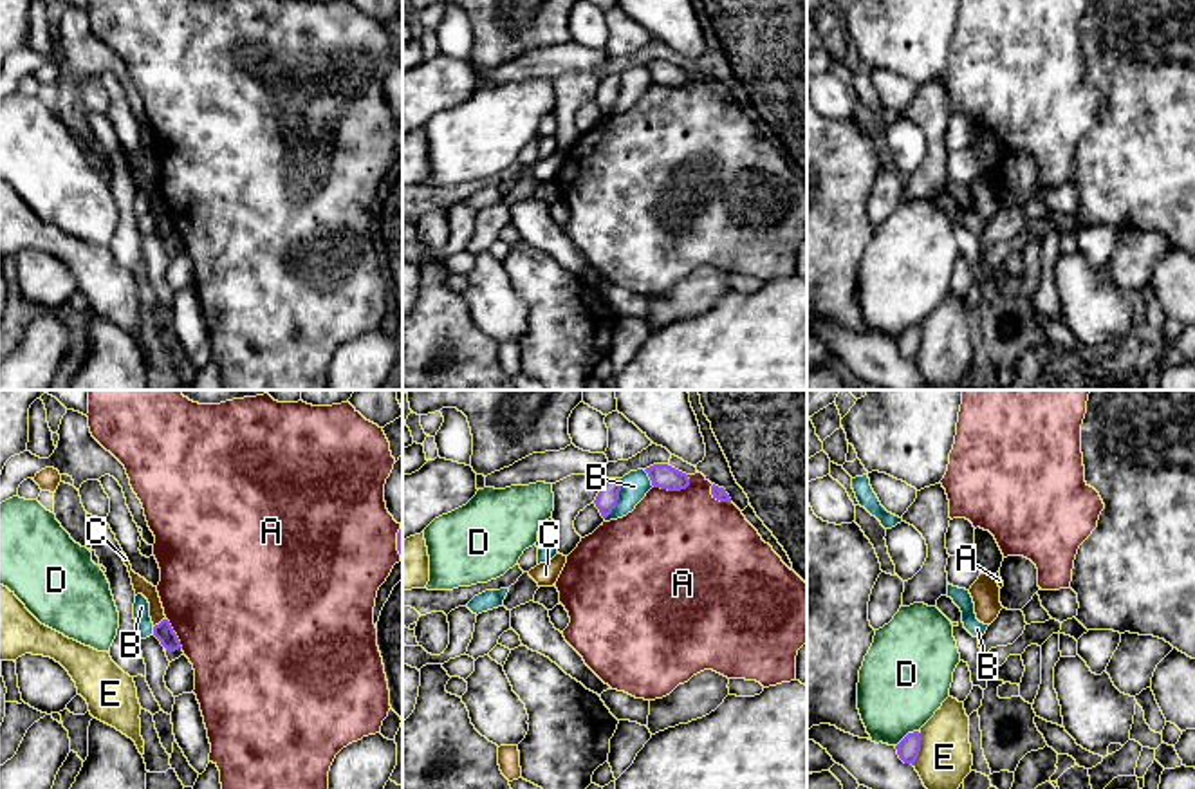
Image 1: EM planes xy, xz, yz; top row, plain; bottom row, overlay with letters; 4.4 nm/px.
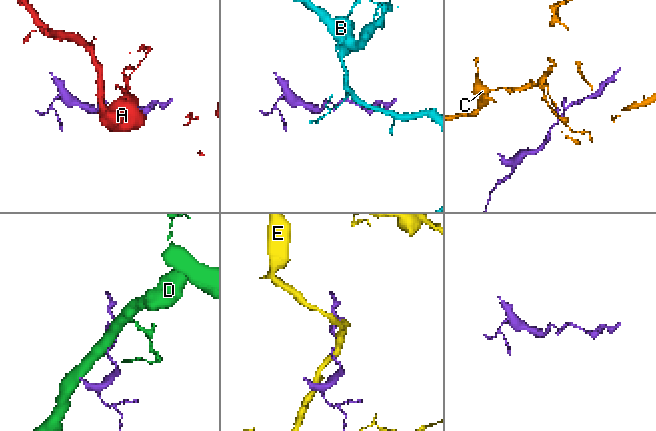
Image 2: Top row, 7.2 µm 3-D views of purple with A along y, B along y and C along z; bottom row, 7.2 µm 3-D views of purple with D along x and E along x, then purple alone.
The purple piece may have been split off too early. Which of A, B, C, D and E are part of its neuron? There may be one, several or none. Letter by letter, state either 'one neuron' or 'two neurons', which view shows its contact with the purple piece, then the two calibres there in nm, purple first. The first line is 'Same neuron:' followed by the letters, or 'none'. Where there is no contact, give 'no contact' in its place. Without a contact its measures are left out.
Same neuron: none
A: two neurons; meets purple in xz; 110 nm thick on the purple side, 500 nm on the other
B: two neurons; meets purple in xz; 100 nm thick on the purple side, 130 nm on the other
C: two neurons; meets purple in xy; 80 nm thick on the purple side, 70 nm on the other
D: two neurons; meets purple in yz; 100 nm thick on the purple side, 400 nm on the other
E: two neurons; meets purple in yz; 100 nm thick on the purple side, 240 nm on the other

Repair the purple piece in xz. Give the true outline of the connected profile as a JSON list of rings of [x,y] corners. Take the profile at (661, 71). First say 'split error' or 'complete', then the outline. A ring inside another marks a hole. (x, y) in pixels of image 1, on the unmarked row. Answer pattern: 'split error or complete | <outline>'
complete | [[[653,60],[644,67],[648,69],[653,83],[681,87],[690,81],[688,70],[668,60]]]

